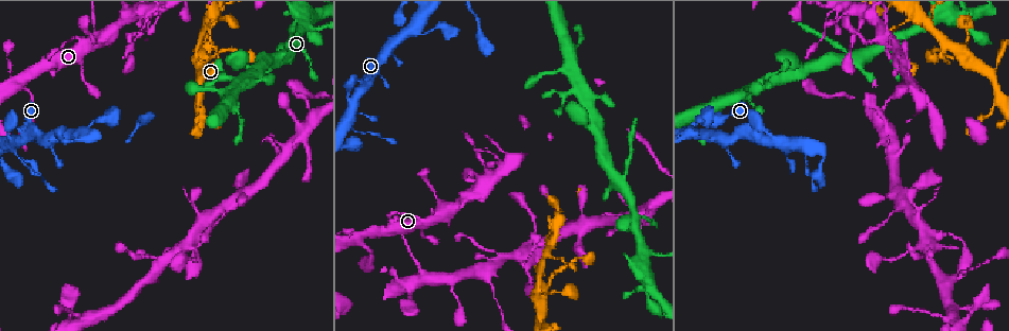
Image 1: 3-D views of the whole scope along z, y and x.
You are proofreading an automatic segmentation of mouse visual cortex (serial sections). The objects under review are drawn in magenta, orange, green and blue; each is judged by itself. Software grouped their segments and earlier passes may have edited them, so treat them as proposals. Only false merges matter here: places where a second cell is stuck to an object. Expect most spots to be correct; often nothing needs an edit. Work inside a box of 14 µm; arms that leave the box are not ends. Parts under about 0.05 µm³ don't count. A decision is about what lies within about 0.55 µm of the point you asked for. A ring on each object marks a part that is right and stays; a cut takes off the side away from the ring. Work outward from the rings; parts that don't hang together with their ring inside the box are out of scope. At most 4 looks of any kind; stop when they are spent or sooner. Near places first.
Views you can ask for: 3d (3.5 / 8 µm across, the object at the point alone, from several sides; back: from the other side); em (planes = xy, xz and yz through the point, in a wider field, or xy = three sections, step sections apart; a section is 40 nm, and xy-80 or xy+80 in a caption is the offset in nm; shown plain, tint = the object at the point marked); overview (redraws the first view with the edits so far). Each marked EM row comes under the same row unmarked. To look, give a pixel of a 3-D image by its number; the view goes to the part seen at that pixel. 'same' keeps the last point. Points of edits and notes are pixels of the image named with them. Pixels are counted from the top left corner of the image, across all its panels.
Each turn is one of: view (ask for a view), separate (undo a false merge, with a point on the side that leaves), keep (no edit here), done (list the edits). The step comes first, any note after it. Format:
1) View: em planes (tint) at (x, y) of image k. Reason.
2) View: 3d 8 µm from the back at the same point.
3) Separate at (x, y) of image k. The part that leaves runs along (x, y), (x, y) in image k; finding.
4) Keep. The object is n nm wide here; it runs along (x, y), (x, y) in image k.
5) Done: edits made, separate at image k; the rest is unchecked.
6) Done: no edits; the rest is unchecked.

View: 3d 8 µm at (312, 22) of image 1. Abrupt turn.

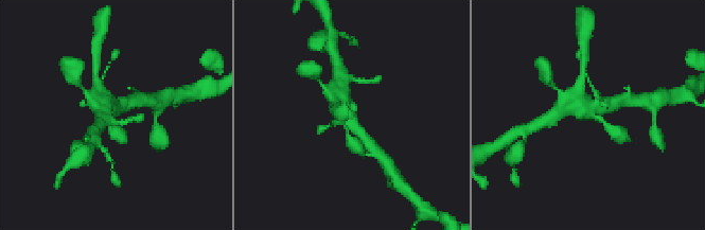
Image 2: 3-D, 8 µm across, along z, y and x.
View: em xy step 5 (tint) at (349, 121) of image 2. Shape alone is not enough.

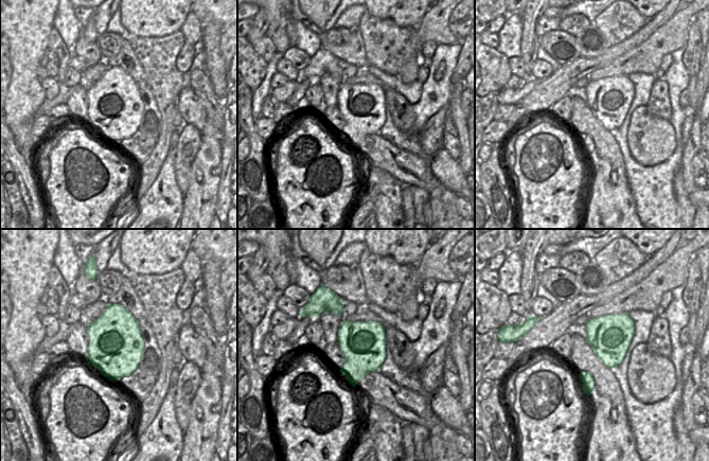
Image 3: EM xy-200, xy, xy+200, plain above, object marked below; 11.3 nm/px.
Keep. Continuous, no second cell.

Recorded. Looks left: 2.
View: 3d 3.5 µm at (547, 216) of image 1. Sharp bend.

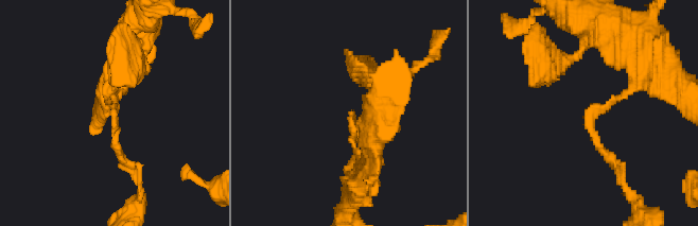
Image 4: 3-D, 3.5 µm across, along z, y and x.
View: em xy step 3 (tint) at (351, 115) of image 4. The arms are 100, 150 nm wide; now the EM.

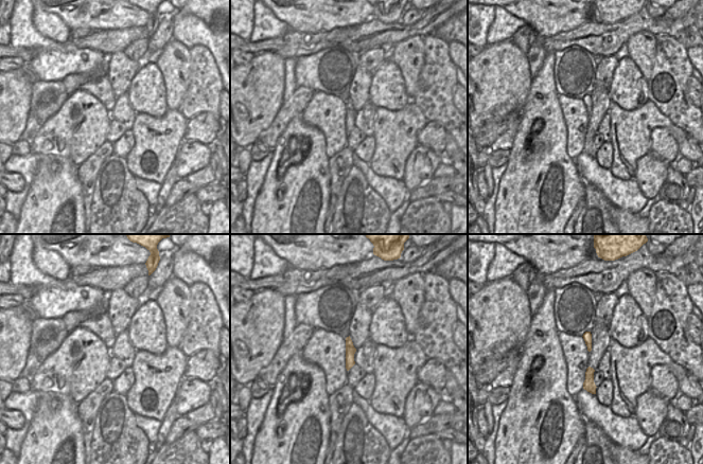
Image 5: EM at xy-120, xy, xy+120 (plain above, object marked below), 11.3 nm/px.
Keep. It runs along (621, 175), (589, 117), (640, 84) in image 4; one cell here.

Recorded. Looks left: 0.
Done: no edits; the rest is unchecked.

